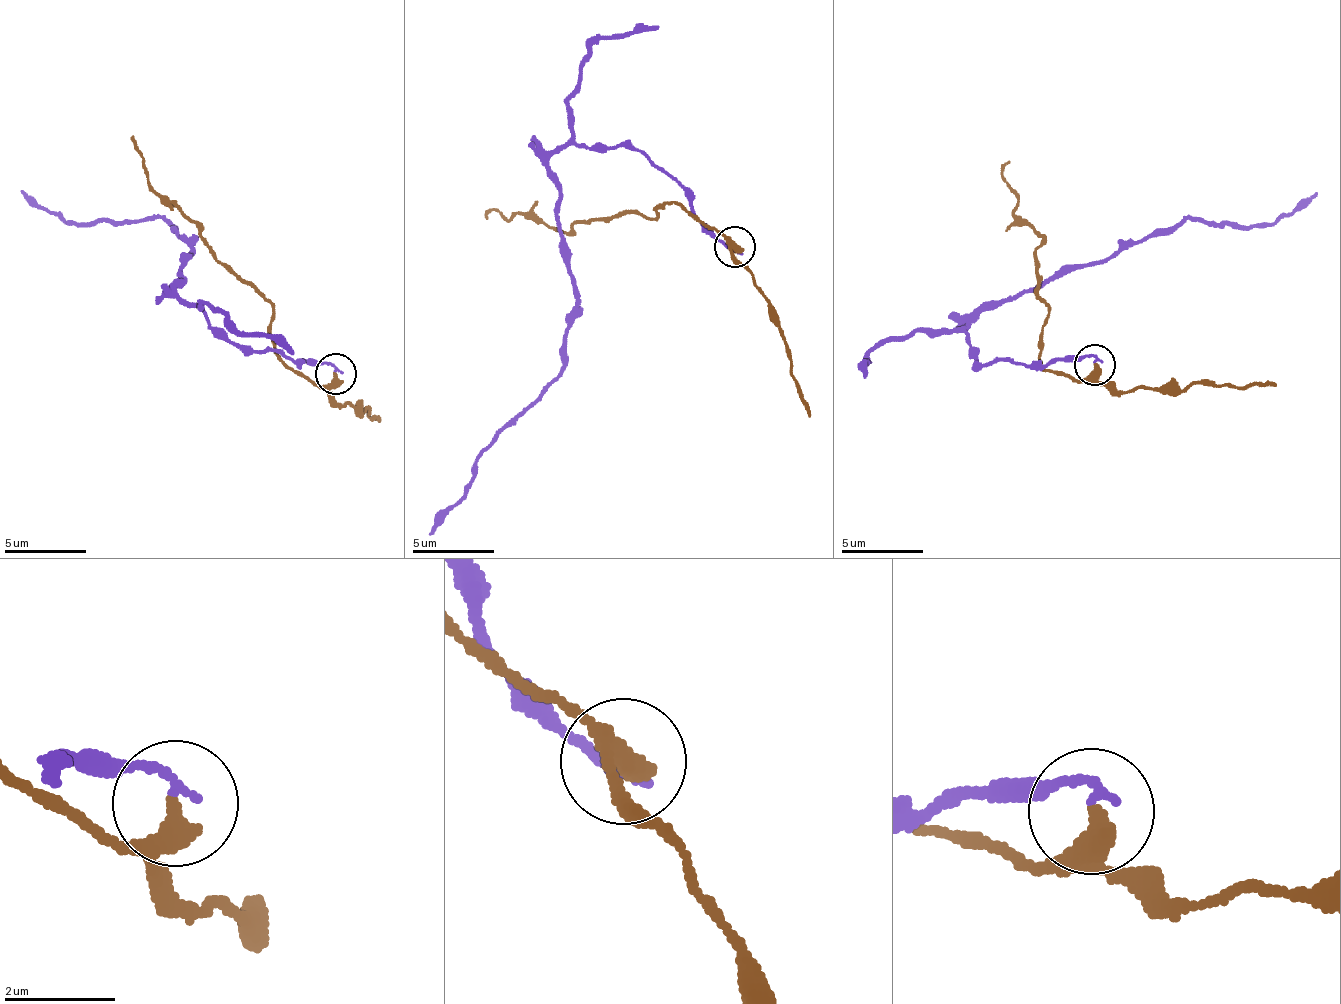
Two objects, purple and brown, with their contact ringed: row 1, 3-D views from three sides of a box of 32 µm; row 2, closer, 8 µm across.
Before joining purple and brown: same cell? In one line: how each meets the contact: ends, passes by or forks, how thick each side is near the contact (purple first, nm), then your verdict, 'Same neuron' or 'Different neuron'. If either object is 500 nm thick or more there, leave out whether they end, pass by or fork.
At the ring purple ends. At the ring brown passes by. Thickness 140 nm (purple) against 320 nm. Different neuron

